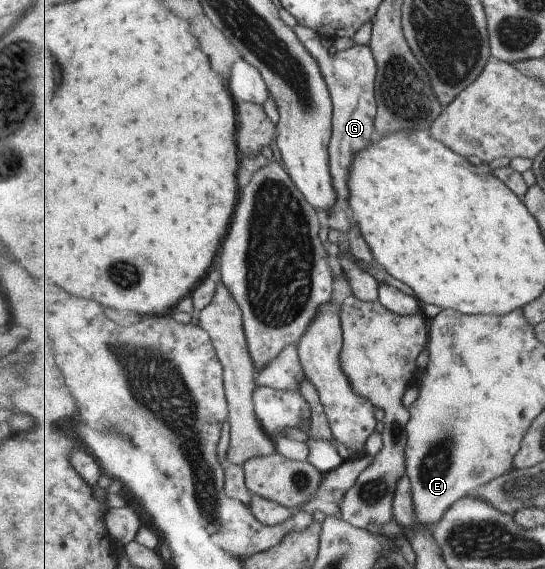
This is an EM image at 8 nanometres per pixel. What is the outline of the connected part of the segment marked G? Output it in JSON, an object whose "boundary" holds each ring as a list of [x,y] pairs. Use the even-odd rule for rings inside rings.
{"boundary":[[[300,25],[296,26],[294,31],[309,52],[317,58],[333,97],[333,137],[329,145],[329,162],[339,204],[347,210],[351,198],[349,177],[352,164],[357,153],[369,148],[378,136],[375,129],[377,61],[370,44],[356,44],[347,50],[338,50],[332,55],[326,47],[322,47],[322,35],[317,31]]]}

